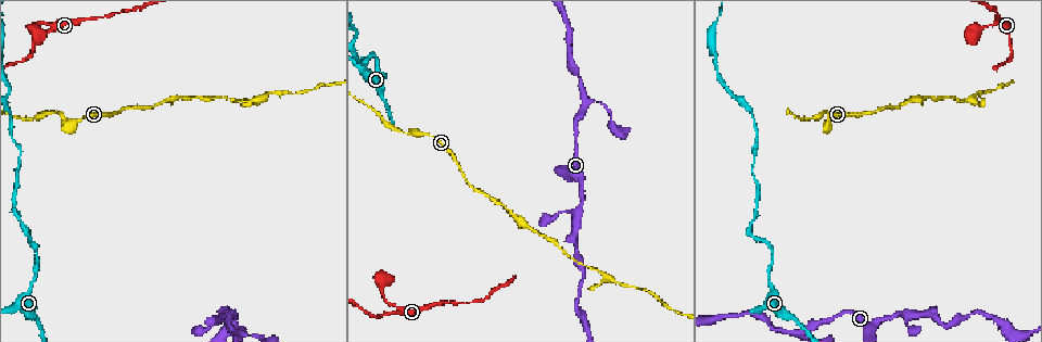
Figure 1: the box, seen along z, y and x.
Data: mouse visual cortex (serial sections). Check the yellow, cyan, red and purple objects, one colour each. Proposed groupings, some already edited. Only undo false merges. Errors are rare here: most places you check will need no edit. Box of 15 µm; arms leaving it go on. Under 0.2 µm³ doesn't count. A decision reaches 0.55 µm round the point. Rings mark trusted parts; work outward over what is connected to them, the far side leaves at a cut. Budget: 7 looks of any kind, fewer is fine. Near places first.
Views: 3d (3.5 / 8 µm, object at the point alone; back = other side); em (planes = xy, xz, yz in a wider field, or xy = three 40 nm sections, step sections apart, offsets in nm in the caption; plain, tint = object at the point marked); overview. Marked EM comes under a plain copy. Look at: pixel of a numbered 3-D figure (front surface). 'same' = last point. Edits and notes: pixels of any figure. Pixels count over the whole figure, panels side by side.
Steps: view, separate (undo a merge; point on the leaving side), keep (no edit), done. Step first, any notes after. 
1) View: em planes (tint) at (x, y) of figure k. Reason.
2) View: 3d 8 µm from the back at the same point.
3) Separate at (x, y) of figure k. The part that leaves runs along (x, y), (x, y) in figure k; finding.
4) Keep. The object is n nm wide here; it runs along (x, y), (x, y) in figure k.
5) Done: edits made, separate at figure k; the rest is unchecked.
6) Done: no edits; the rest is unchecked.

View: 3d 8 µm at (585, 101) of figure 1. Thin neck.

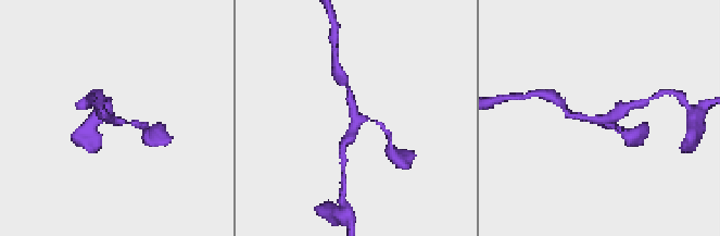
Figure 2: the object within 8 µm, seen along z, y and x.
View: 3d 3.5 µm at (114, 122) of figure 2. Closer look.

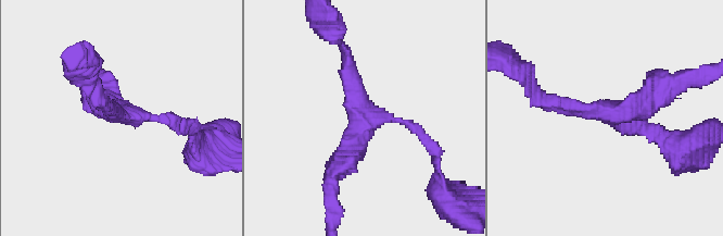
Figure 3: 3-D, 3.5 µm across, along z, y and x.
View: em xy step 5 (tint) at (361, 122) of figure 3. Shape alone is not enough.

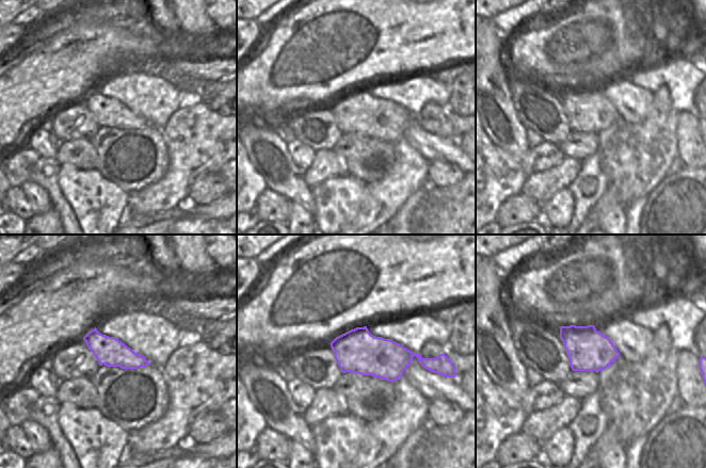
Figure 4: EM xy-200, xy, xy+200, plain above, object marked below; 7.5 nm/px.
Keep. The object is 340 nm wide here; it runs along (331, 176), (362, 135), (347, 57) in figure 3; continuous, no second cell.

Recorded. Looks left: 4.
View: 3d 3.5 µm at (375, 53) of figure 1.

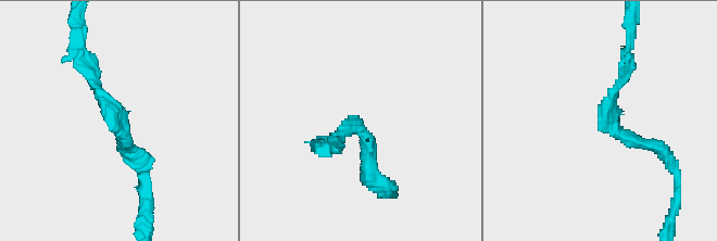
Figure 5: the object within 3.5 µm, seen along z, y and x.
View: em xy step 5 (tint) at (357, 123) of figure 5. The arms are 150, 200 nm wide; shape alone is not enough.

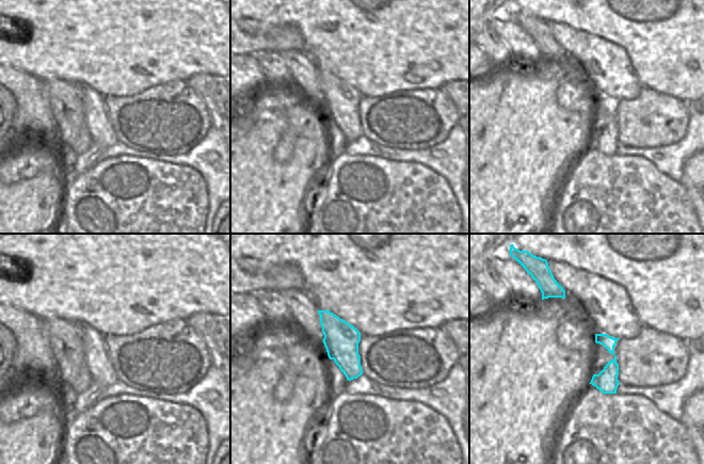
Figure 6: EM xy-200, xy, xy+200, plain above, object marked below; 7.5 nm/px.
Keep. It runs along (125, 147), (125, 134), (78, 56) in figure 5; continuous, no second cell.

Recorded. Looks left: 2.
View: 3d 3.5 µm at (407, 133) of figure 1.

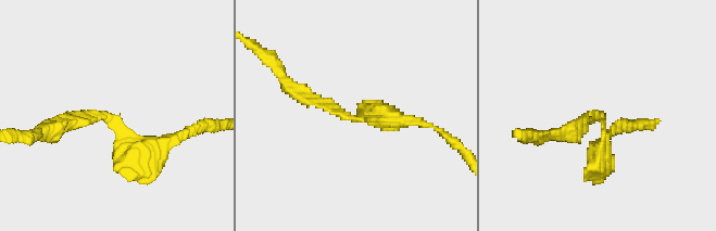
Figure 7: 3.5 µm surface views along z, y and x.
View: em xy step 1 (tint) at (356, 120) of figure 7. The arms are 200, 200 nm wide.

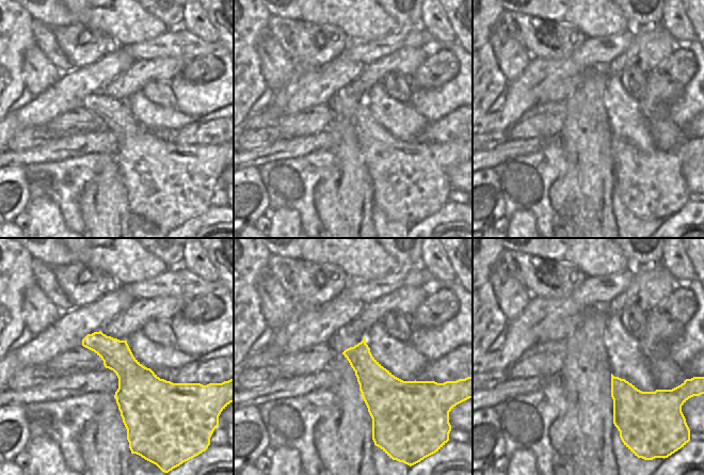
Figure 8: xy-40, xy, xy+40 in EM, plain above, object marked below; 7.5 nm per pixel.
Keep. It runs along (417, 120), (356, 120), (297, 90) in figure 7; all the same cell.

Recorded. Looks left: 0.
Done: no edits; the rest is unchecked.

